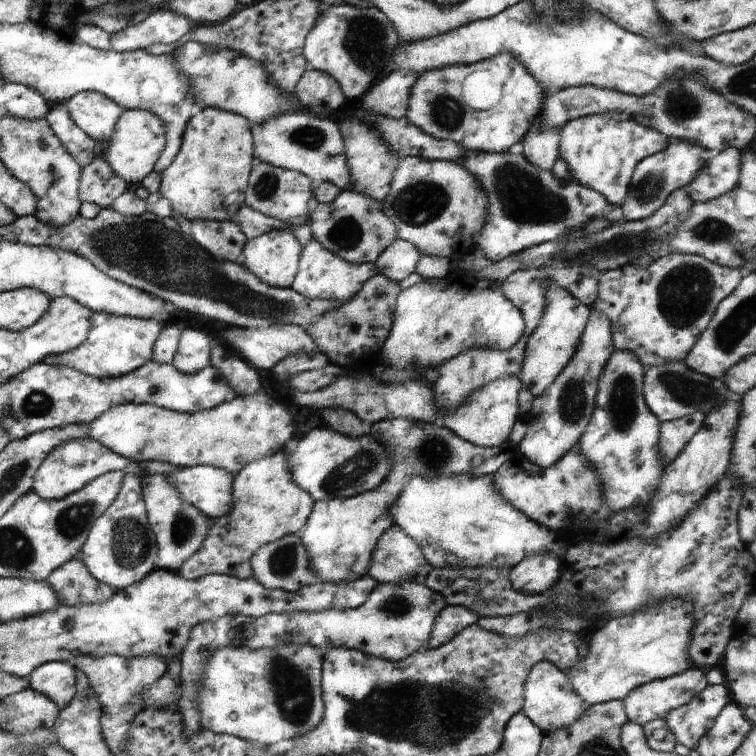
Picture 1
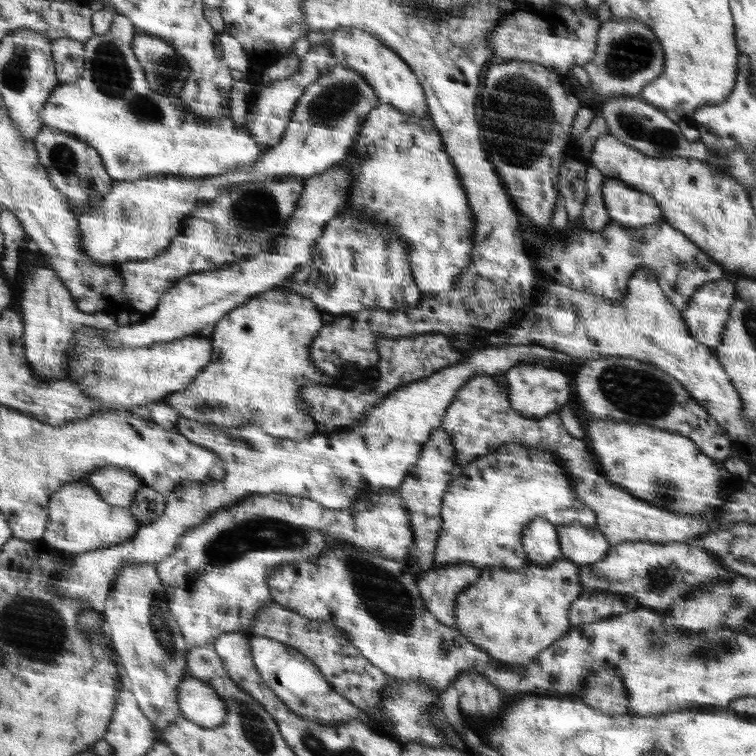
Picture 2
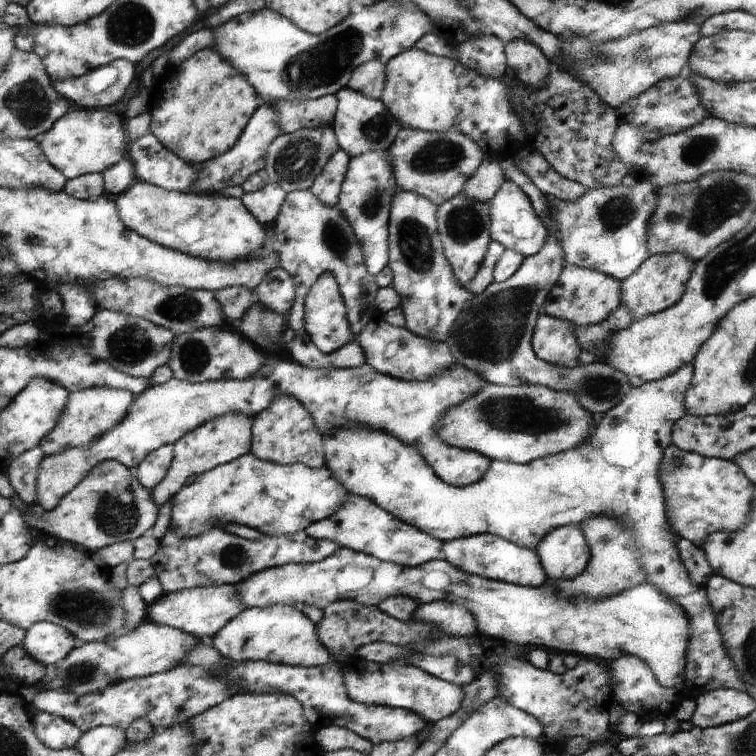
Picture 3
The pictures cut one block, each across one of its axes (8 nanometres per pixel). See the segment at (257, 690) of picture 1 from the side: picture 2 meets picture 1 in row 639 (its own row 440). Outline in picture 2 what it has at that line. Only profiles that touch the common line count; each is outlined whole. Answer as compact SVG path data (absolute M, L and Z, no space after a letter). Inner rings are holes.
M274 285L270 291L250 298L246 305L227 314L213 328L215 358L212 363L201 371L187 390L173 393L164 400L179 411L180 417L208 423L212 427L214 424L226 429L254 425L276 438L299 441L310 437L318 432L318 428L301 402L302 385L316 383L333 386L336 382L336 378L322 376L310 358L310 346L325 324L322 312L313 300L297 294L288 285Z

